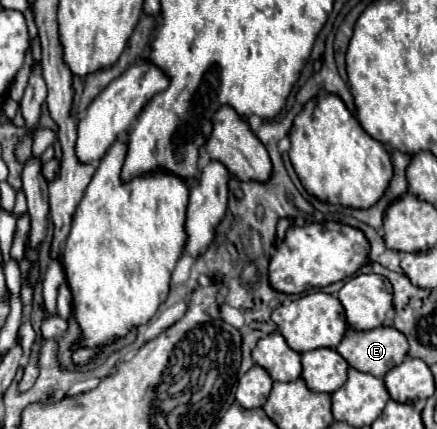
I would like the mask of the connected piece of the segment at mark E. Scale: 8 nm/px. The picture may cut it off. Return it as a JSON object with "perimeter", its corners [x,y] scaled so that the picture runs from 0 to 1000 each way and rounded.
{"perimeter":[[[865,760],[838,774],[796,765],[769,816],[805,858],[874,881],[934,830],[934,793],[902,760]]]}

